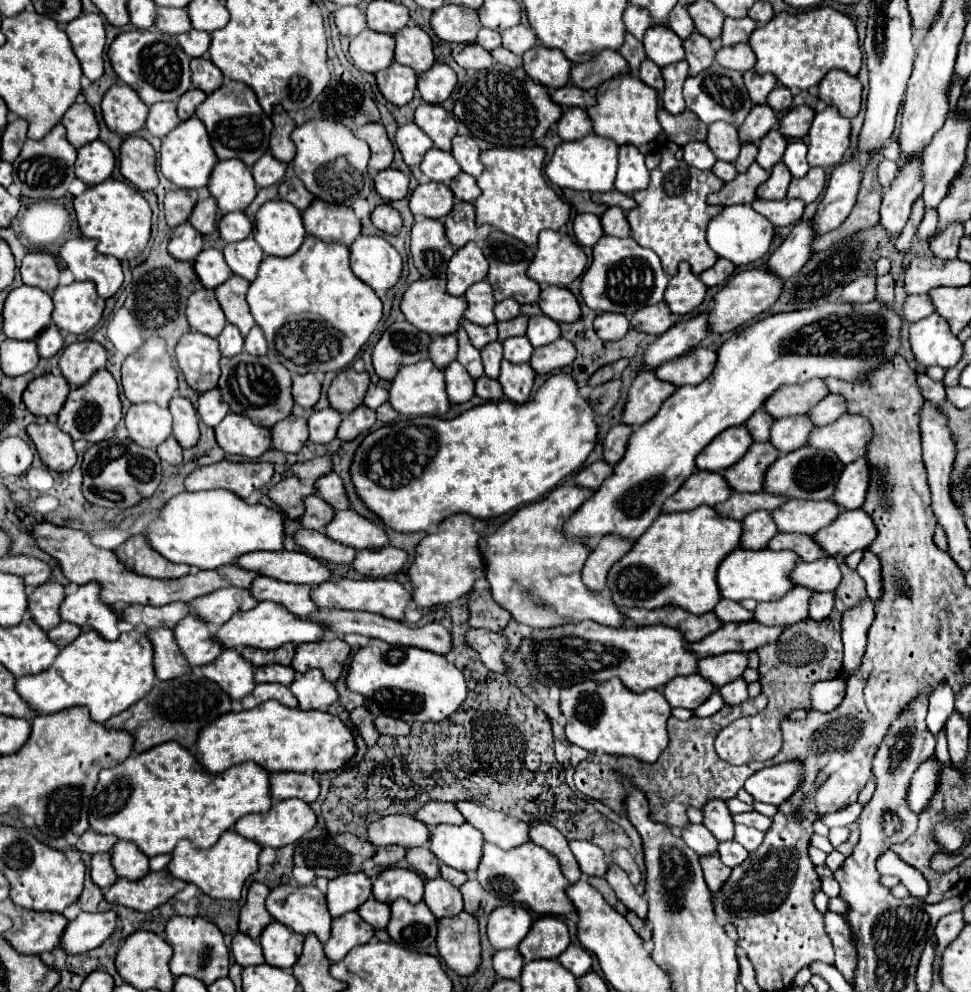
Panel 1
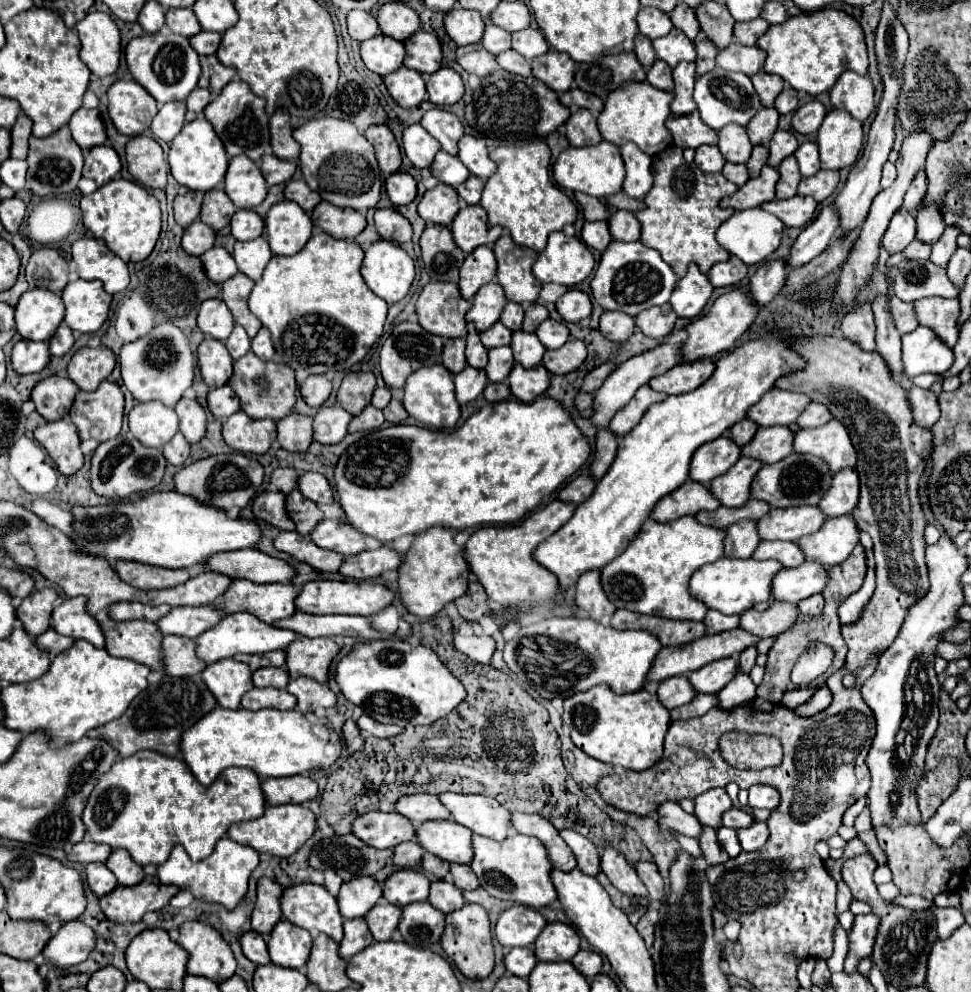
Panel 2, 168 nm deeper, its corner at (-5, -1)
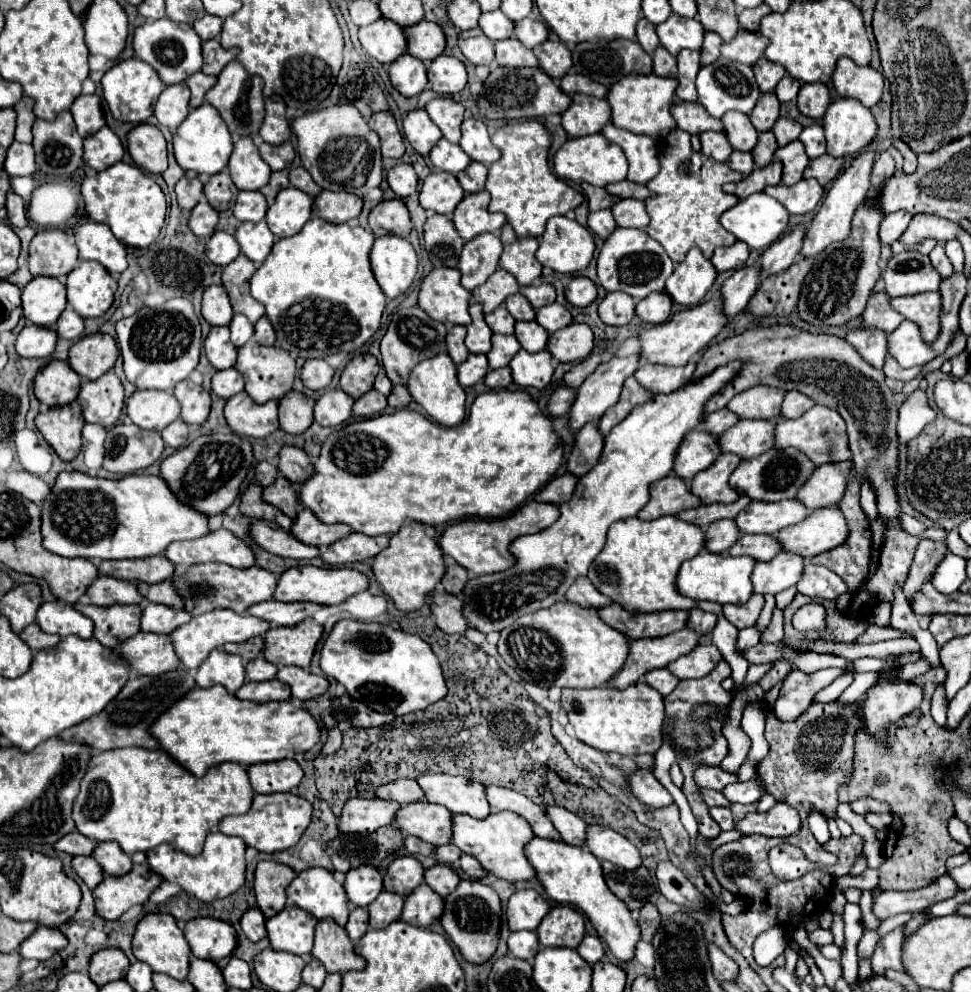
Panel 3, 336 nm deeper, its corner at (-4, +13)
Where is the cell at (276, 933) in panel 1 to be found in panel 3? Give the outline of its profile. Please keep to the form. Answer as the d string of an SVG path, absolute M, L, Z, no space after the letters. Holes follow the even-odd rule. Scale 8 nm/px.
M296 905L284 907L280 913L266 921L270 947L294 955L306 955L312 949L316 917Z

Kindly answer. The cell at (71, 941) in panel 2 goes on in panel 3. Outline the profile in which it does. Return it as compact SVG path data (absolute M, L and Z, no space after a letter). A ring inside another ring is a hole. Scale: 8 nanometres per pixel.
M40 925L22 945L20 945L20 955L24 959L38 959L38 961L46 961L50 959L54 953L58 953L60 949L64 949L68 945L68 937L64 933L60 933L60 929L50 929Z

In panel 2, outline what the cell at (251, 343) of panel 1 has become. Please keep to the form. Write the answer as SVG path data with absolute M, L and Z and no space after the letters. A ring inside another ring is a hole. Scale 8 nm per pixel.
M261 327L259 333L257 333L257 337L251 341L251 351L253 351L259 359L265 359L265 361L273 359L275 349L273 349L273 343L271 343L271 335L269 335L269 331L267 331L265 327Z

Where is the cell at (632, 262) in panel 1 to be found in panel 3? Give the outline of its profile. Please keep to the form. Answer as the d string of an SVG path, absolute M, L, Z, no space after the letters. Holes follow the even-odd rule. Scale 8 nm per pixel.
M618 227L602 245L598 255L598 281L610 291L624 291L636 301L648 297L654 291L664 291L666 279L674 271L674 261L666 255L664 247L642 229Z

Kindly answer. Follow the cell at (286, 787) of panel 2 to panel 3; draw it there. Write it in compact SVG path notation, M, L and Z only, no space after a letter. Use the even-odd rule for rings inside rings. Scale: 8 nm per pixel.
M282 759L278 763L272 761L248 767L248 777L256 793L276 793L298 787L304 771L294 759Z

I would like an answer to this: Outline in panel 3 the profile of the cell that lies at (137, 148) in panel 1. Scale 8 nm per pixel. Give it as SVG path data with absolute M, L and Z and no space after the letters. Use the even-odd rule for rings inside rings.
M140 123L128 133L128 153L134 163L148 173L164 173L168 167L166 139L154 125Z

